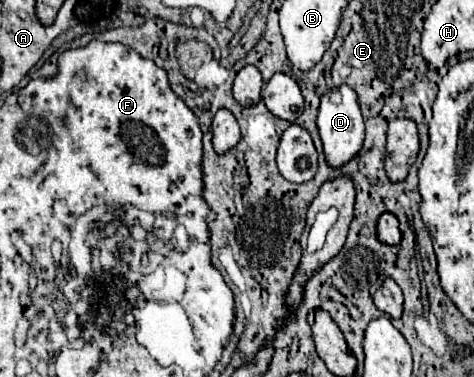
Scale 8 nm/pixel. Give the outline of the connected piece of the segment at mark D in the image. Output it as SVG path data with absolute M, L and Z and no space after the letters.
M340 86L334 88L330 94L322 96L320 110L318 110L318 132L324 144L326 162L332 168L342 168L360 152L364 142L364 120L354 90L350 90L348 86Z

